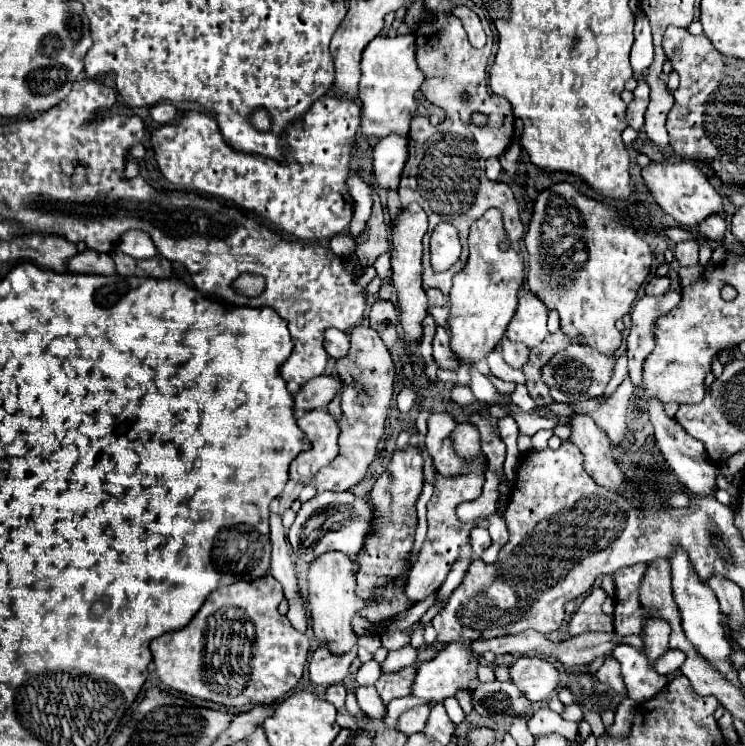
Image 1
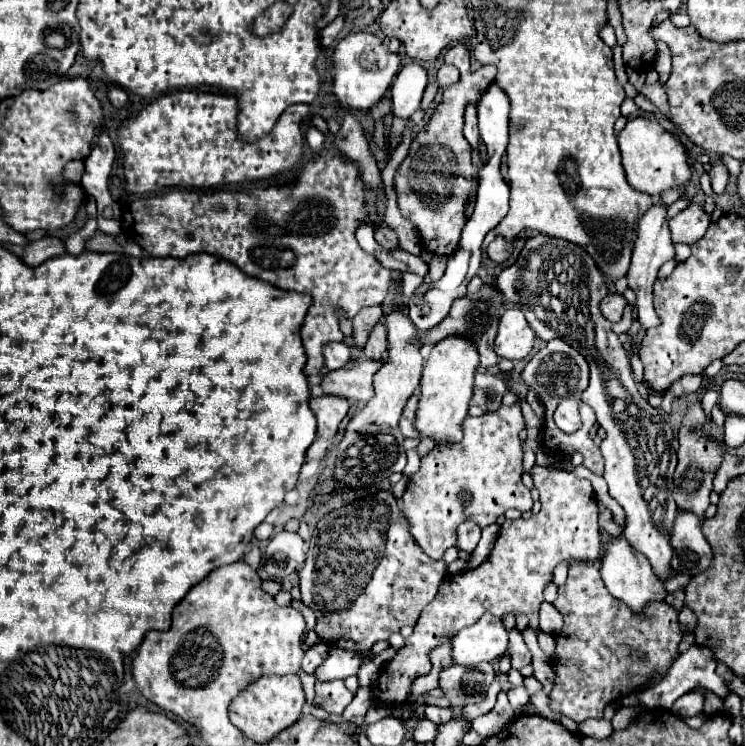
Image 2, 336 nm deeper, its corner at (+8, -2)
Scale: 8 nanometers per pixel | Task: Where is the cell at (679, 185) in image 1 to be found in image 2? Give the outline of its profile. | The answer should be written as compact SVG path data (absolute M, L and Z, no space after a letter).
M629 119L627 125L619 131L617 143L621 149L627 181L637 191L643 191L649 195L661 195L665 189L685 185L691 177L685 147L671 133L667 133L657 121Z

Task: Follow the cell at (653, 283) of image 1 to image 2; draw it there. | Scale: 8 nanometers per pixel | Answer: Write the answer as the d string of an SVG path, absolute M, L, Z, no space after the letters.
M611 293L611 295L607 295L607 297L603 299L601 313L603 313L603 317L607 317L607 321L617 323L617 321L621 321L621 317L623 317L623 309L625 309L625 305L627 305L627 303L625 303L623 295Z

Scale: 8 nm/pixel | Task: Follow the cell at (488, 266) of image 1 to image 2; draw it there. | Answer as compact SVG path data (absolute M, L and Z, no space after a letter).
M451 335L431 349L421 375L421 397L415 415L415 429L419 431L421 439L433 439L437 445L455 445L459 439L463 439L461 425L467 417L469 399L473 395L473 377L477 365L479 353L465 337Z

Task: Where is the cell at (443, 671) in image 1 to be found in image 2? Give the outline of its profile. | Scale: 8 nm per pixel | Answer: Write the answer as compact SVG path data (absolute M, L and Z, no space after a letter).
M485 613L475 625L461 629L453 639L453 661L477 665L499 659L507 649L507 631L499 617Z

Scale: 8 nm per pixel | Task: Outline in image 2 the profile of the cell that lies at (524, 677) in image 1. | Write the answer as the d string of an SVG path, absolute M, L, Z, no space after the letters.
M513 687L507 695L509 695L509 703L513 707L523 707L529 701L529 695L527 695L527 691L523 687Z

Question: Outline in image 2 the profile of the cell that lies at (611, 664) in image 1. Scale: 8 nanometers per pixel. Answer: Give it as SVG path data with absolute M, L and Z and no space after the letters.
M573 563L569 567L569 577L565 585L559 587L559 597L555 599L553 607L563 615L565 625L555 635L557 647L555 647L555 657L551 659L555 667L555 681L553 681L553 691L549 695L549 707L553 711L571 717L577 723L583 723L591 717L601 719L603 709L609 703L621 699L623 695L641 691L643 687L657 683L671 667L675 657L679 657L677 645L683 637L683 631L677 621L677 611L667 601L651 601L643 617L631 613L631 609L627 609L623 601L615 599L605 589L599 575L599 567L595 563Z

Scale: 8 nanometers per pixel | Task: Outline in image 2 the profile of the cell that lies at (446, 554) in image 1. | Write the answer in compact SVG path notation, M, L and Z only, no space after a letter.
M519 403L481 417L467 417L463 423L465 437L459 445L439 445L421 459L419 471L409 479L403 493L401 511L409 521L411 535L417 545L431 557L441 559L443 553L457 543L457 527L471 519L479 527L493 525L507 509L529 511L533 499L523 485L523 451L517 433L525 427Z

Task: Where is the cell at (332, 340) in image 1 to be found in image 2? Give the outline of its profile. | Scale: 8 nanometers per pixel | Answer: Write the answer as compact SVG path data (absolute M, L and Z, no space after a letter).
M329 343L325 345L323 355L325 355L325 367L329 371L335 371L341 369L351 359L351 349L347 343Z

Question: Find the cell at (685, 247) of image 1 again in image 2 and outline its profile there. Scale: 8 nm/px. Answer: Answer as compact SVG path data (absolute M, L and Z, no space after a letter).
M691 203L687 209L677 213L669 221L671 239L673 239L673 243L687 243L687 245L691 245L691 243L699 241L705 235L709 223L711 223L711 219L705 213L703 205Z

